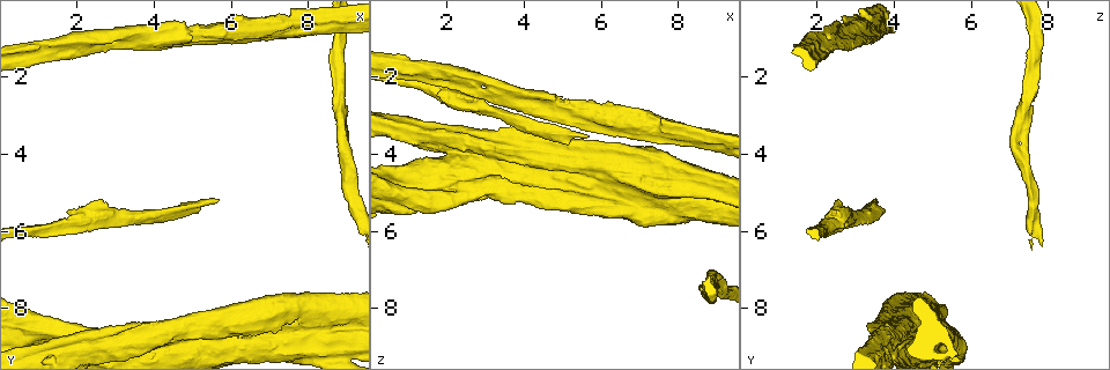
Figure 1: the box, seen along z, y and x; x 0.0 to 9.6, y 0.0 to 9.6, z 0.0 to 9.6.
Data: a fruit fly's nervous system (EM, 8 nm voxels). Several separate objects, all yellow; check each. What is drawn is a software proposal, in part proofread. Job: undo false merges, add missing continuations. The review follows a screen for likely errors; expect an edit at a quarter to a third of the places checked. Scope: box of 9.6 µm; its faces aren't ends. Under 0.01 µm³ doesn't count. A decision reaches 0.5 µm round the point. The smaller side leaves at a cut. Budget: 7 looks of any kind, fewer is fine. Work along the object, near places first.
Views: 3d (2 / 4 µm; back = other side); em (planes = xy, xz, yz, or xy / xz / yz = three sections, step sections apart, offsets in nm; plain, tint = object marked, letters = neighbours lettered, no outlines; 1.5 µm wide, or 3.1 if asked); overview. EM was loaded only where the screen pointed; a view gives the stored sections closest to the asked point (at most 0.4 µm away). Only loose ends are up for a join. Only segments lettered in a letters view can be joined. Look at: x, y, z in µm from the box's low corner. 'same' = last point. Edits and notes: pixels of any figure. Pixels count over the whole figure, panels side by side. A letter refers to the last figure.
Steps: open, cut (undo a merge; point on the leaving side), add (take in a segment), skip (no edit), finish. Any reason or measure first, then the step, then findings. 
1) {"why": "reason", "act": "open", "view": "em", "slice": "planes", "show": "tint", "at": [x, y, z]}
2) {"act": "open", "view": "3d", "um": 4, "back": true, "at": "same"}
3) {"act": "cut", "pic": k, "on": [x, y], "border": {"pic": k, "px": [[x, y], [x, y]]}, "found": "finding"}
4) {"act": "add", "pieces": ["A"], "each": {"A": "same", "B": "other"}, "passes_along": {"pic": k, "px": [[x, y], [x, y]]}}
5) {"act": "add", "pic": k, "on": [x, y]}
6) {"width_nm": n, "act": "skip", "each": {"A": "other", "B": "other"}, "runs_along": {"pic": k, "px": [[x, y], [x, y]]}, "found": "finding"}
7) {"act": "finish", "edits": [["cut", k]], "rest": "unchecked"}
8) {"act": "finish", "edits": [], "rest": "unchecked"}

{"why": "an open end", "act": "open", "view": "em", "slice": "planes", "show": "letters", "at": [5.50, 1.10, 3.35]}

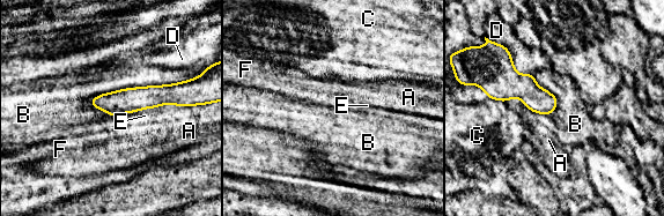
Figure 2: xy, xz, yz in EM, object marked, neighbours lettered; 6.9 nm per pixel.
{"longest_contact_nm": ["B", 700], "act": "skip", "each": {"A": "other", "B": "other", "C": "other", "D": "other", "E": "other", "F": "other"}, "border": {"pic": 2, "px": [[186, 80], [122, 88], [88, 102]]}, "found": "no lettered segment goes on from it"}

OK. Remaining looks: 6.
{"why": "arms part here", "act": "open", "view": "em", "slice": "planes", "show": "plain", "at": [0.85, 1.30, 1.75]}

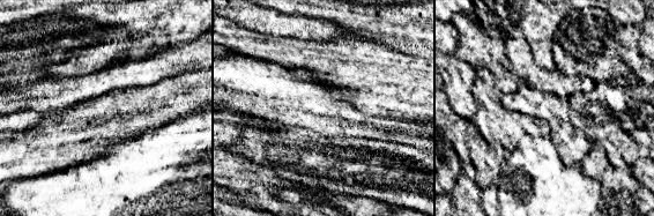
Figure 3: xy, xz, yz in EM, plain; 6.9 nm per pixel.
{"act": "open", "view": "em", "slice": "planes", "show": "tint", "at": "same"}

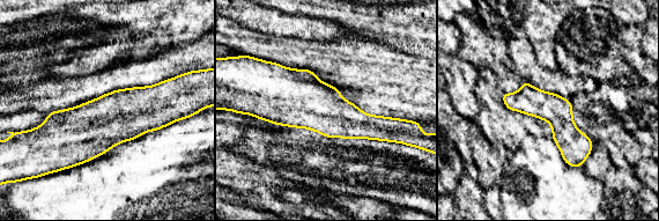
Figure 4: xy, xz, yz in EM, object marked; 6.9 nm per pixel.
{"why": "what lies round it", "act": "open", "view": "em", "slice": "planes", "show": "letters", "at": "same"}

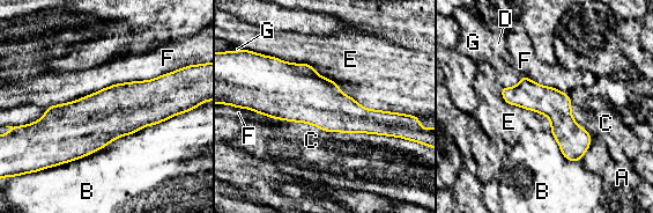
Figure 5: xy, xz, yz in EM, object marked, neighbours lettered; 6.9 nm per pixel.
{"act": "skip", "each": {"A": "other", "B": "other", "C": "other", "D": "other", "E": "other", "F": "other", "G": "other"}, "border": {"pic": 5, "px": [[261, 54], [308, 63], [340, 88]]}, "found": "all the same neuron"}

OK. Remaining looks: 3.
{"why": "an open end", "act": "open", "view": "3d", "um": 4, "at": [2.80, 1.20, 2.50]}

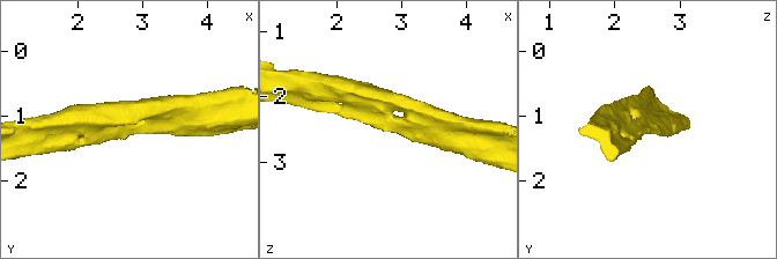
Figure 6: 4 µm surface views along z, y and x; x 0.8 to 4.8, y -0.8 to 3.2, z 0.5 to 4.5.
{"act": "open", "view": "em", "slice": "planes", "show": "letters", "at": [2.80, 1.30, 2.45]}

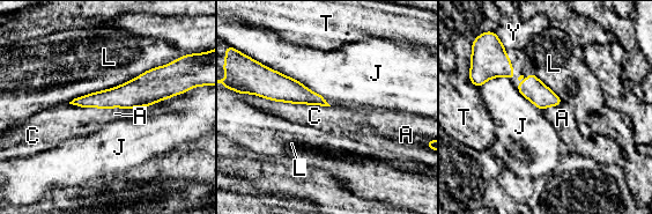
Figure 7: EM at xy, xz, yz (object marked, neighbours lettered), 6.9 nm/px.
{"act": "skip", "each": {"A": "other", "C": "other", "J": "other", "L": "other", "T": "other", "Y": "other"}, "border": {"pic": 7, "px": [[249, 93], [278, 101], [328, 106]]}, "found": "none of them fits"}

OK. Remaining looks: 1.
{"act": "finish", "edits": [], "rest": "unchecked"}

